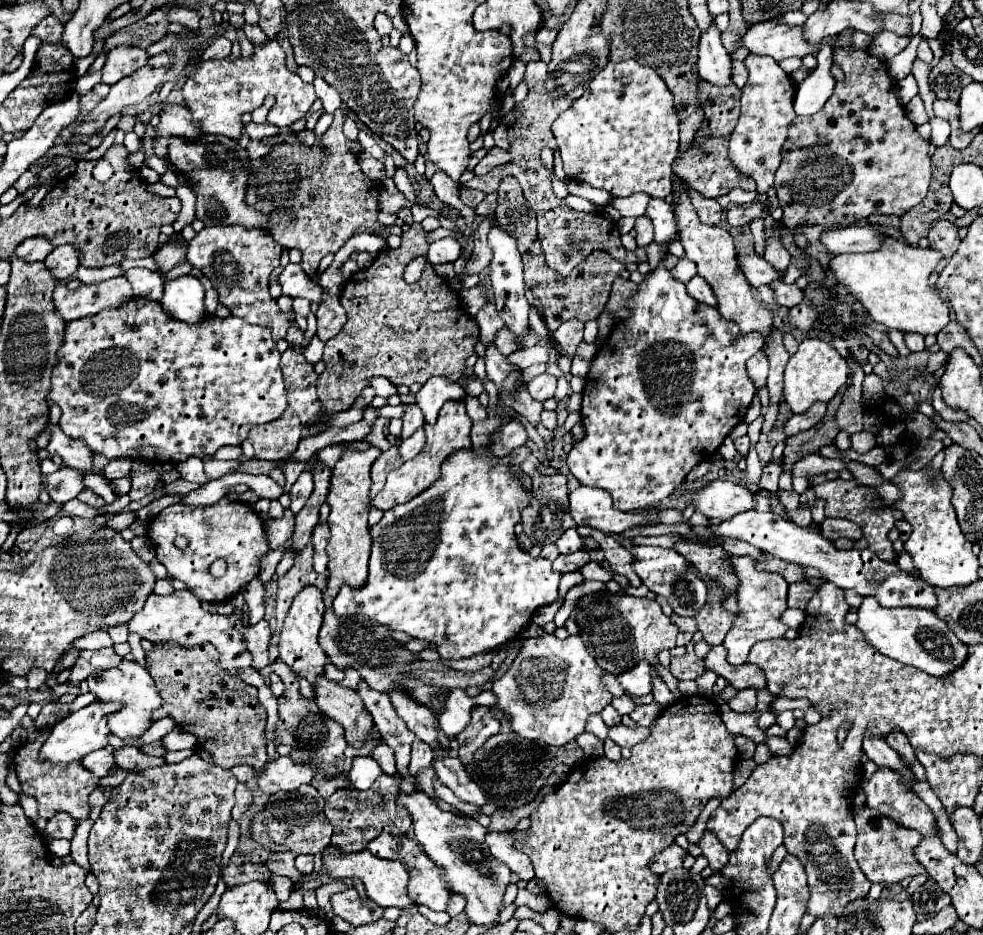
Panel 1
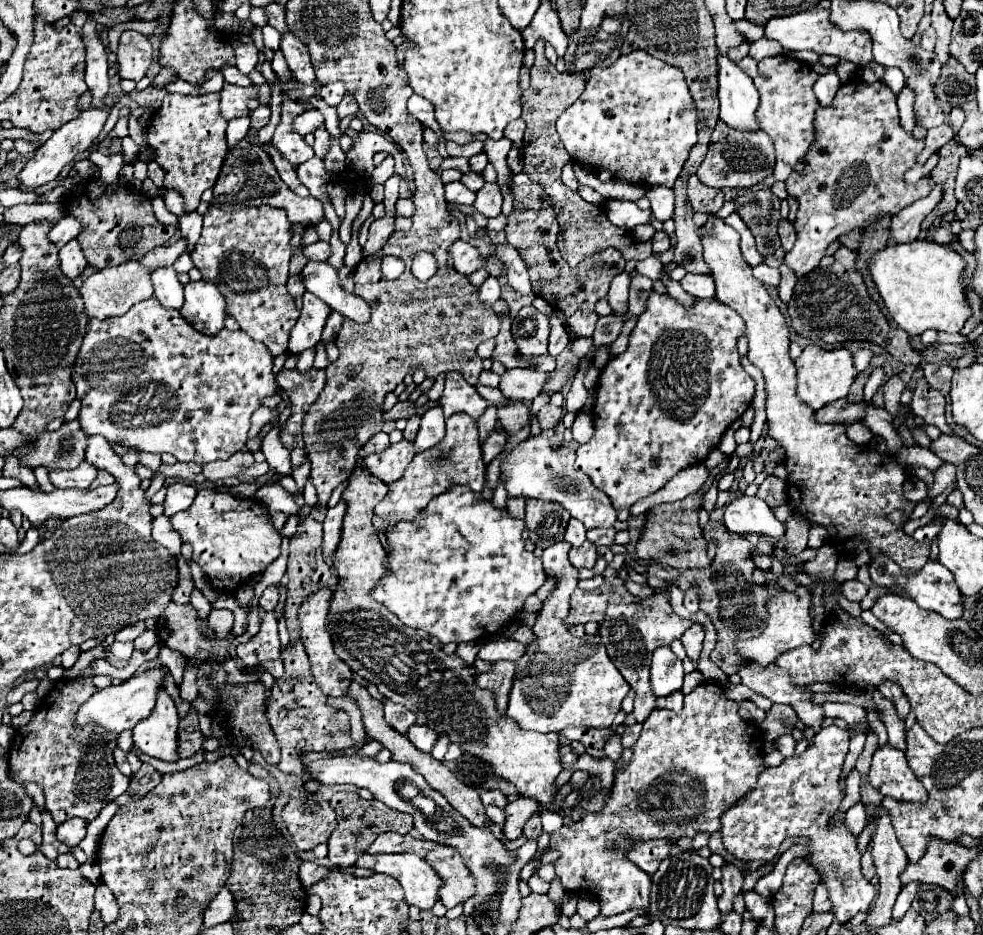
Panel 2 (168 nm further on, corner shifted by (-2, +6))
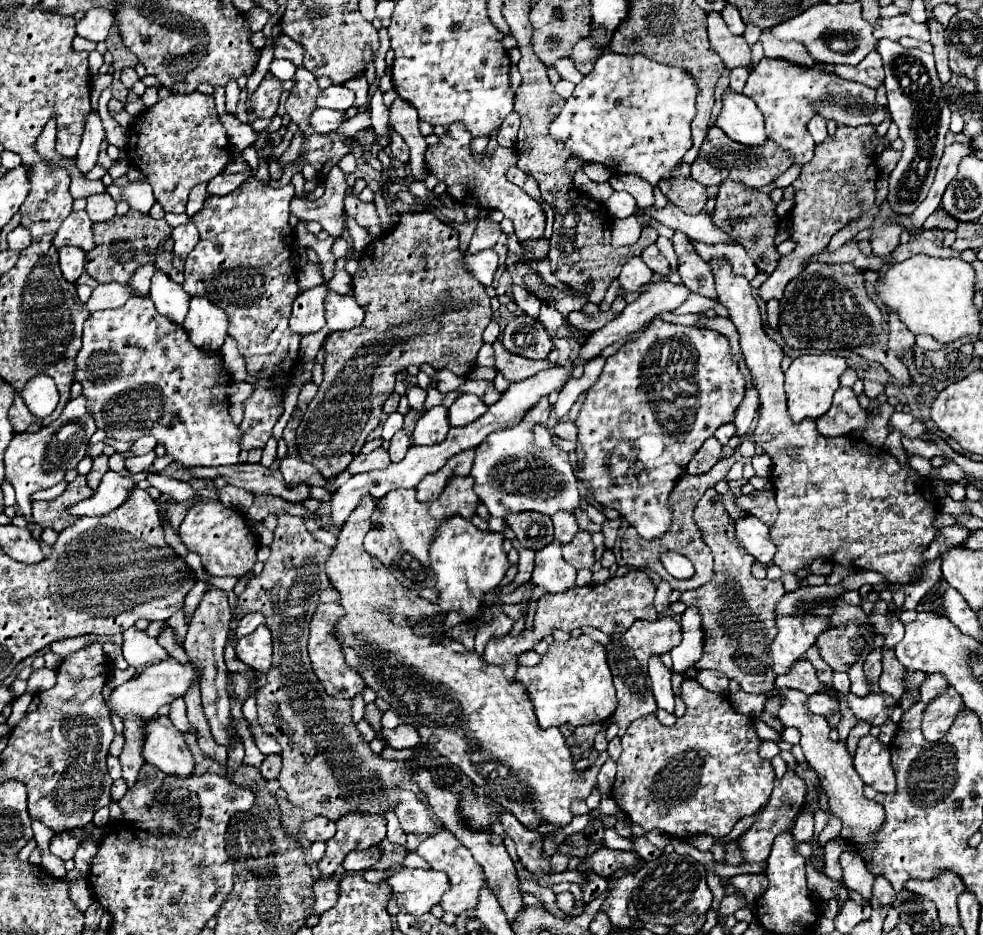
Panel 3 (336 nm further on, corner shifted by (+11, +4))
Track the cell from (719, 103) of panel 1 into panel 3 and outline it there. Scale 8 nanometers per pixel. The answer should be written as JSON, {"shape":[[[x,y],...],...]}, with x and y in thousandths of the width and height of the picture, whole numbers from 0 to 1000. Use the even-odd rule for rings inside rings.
{"shape":[[[724,136],[712,157],[708,172],[704,174],[704,191],[708,191],[710,196],[714,196],[718,200],[732,198],[737,191],[747,191],[761,200],[773,202],[777,198],[783,198],[785,194],[789,194],[806,174],[808,174],[806,166],[802,166],[802,161],[798,161],[796,157],[789,157],[789,153],[785,153],[785,149],[781,149],[779,155],[775,155],[775,157],[761,157],[761,155],[753,155],[753,153],[741,149],[741,144],[737,144],[737,140],[732,140],[732,136]]]}

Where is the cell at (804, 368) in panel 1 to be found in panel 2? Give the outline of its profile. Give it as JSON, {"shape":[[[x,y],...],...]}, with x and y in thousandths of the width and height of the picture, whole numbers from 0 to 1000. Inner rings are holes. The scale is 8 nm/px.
{"shape":[[[821,369],[813,384],[809,386],[811,393],[811,422],[815,429],[819,429],[825,437],[835,437],[837,433],[858,427],[872,401],[872,395],[868,390],[866,378],[862,373],[847,373],[839,375],[831,369]]]}

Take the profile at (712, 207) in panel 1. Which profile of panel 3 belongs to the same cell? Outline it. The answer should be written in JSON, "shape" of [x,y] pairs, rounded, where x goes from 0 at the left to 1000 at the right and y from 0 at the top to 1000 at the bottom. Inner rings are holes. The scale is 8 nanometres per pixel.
{"shape":[[[692,174],[688,176],[680,187],[675,187],[675,191],[669,196],[669,200],[673,200],[678,213],[682,217],[686,217],[688,221],[692,221],[694,226],[708,230],[718,221],[718,200],[708,196],[702,189],[702,176],[700,174]]]}

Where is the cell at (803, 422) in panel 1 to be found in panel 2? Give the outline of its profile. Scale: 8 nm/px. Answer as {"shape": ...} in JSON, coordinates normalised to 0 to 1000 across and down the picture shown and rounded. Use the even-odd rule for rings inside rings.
{"shape":[[[856,427],[856,429],[847,429],[847,433],[839,433],[839,437],[829,440],[829,448],[835,450],[835,452],[864,455],[864,452],[870,452],[870,450],[878,448],[880,435],[882,435],[882,431],[868,433],[862,427]]]}

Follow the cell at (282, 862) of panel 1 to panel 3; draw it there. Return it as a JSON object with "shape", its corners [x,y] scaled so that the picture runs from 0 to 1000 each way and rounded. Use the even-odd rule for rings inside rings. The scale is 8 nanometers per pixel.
{"shape":[[[323,940],[319,942],[319,970],[317,976],[328,979],[330,974],[334,974],[336,970],[342,968],[344,961],[344,953],[346,953],[346,940]]]}

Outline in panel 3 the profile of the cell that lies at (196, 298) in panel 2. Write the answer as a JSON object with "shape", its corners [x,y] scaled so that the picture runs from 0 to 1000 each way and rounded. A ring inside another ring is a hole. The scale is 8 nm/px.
{"shape":[[[195,318],[193,333],[185,350],[189,352],[193,365],[205,375],[224,378],[228,363],[232,360],[230,335],[208,318]]]}

